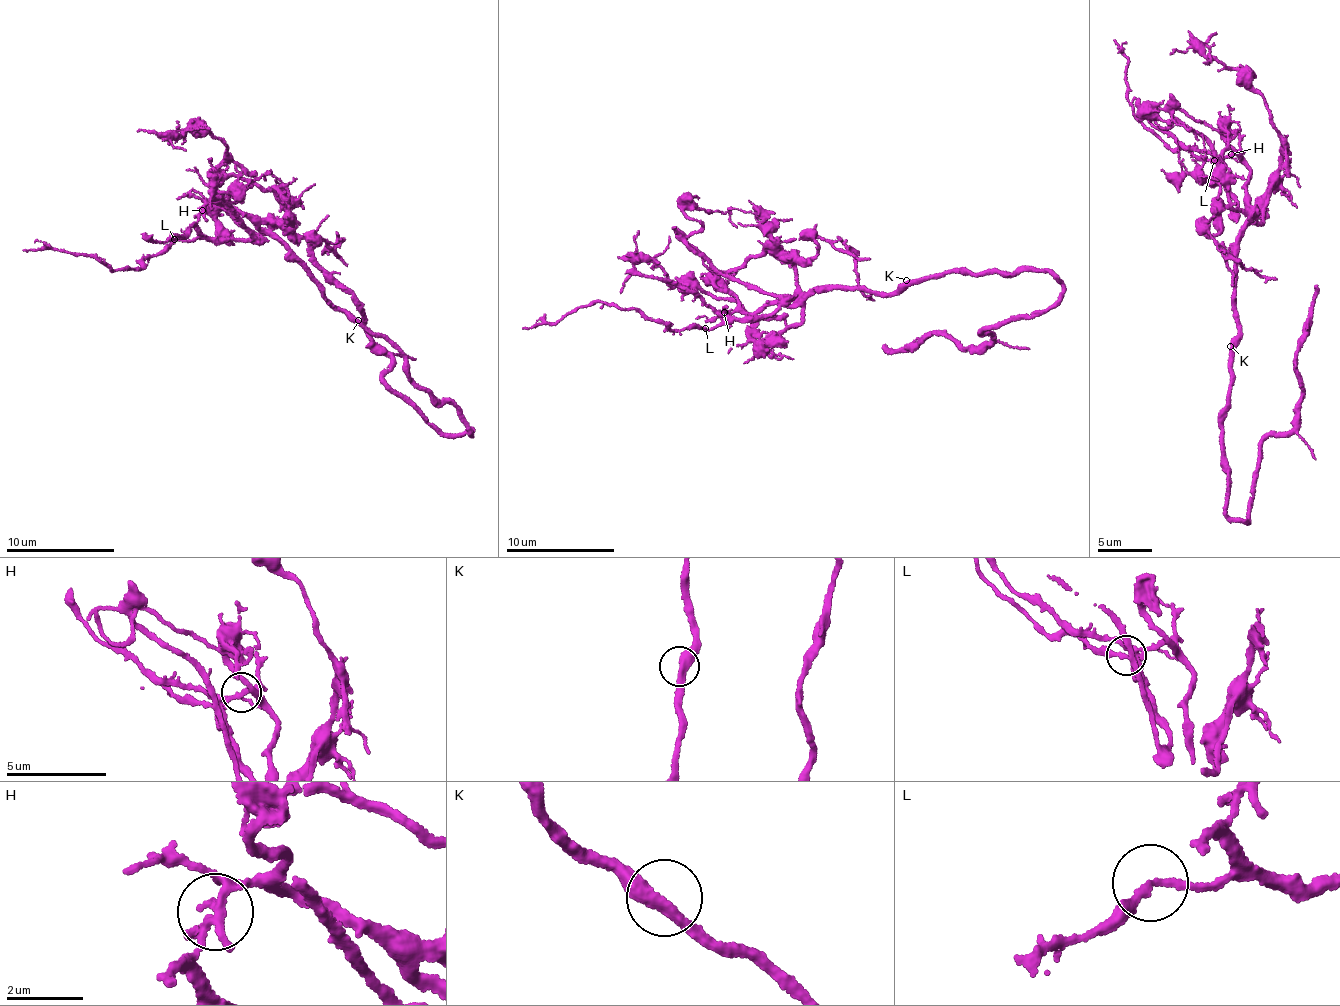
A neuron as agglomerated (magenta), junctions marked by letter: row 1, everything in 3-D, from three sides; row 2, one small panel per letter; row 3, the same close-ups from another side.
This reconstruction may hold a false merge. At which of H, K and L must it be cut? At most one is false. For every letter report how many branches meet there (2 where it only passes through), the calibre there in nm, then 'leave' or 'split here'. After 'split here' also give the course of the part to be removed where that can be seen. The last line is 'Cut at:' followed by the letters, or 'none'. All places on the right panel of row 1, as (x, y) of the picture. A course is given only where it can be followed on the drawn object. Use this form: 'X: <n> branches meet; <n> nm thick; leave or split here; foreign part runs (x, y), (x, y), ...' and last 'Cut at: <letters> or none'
H: 5 branches meet; 200 nm thick; split here; foreign part runs (1231, 153), (1220, 160), (1218, 172), (1213, 160), (1173, 148), (1144, 126), (1126, 97), (1127, 59), (1113, 40)
K: 2 branches meet; 380 nm thick; leave
L: 2 branches meet; 180 nm thick; leave
Cut at: H

